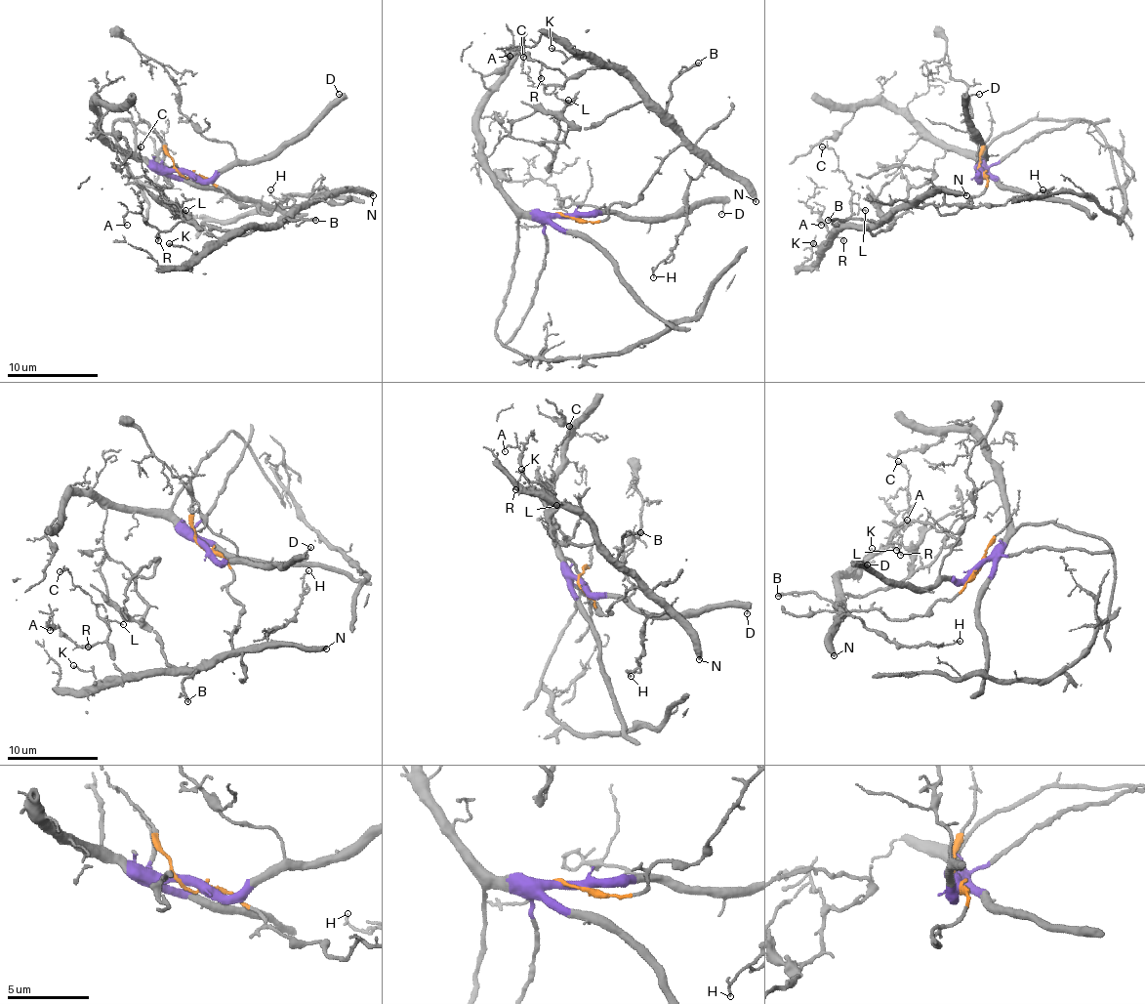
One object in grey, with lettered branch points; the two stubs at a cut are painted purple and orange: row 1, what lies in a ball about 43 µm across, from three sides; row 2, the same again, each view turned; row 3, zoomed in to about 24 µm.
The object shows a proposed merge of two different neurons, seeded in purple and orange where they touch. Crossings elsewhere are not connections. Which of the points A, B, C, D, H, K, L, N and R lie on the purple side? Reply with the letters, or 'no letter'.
D

